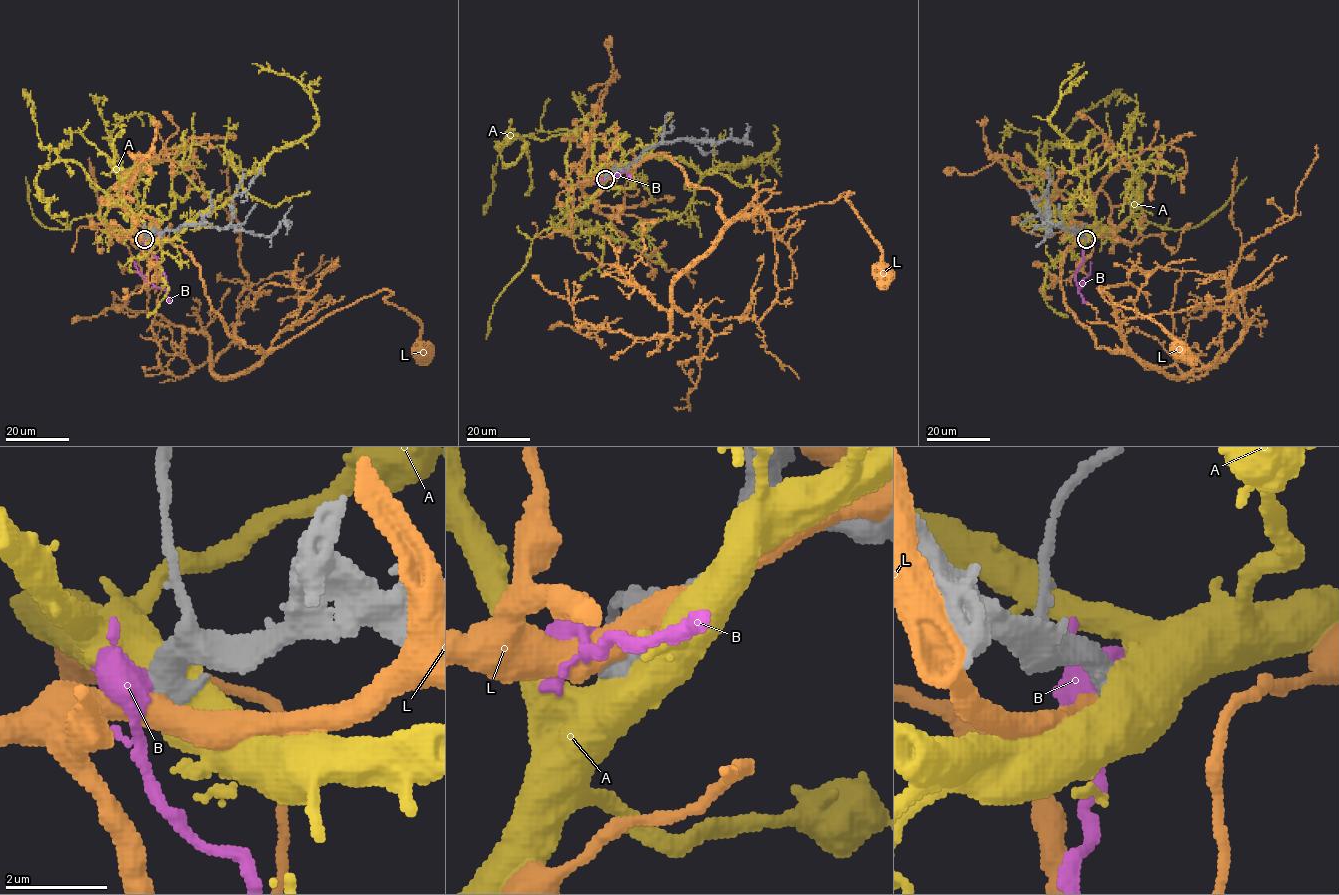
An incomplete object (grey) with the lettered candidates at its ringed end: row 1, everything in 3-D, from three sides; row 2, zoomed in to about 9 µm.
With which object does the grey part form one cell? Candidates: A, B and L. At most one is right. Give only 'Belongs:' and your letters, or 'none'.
Belongs: none

